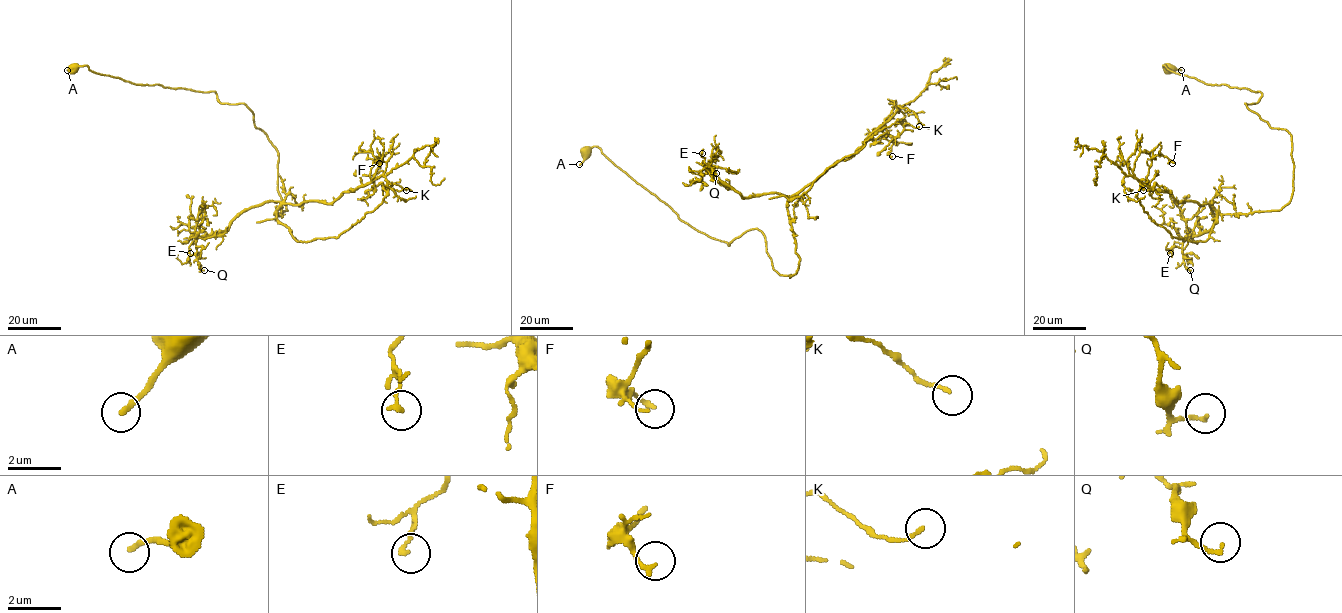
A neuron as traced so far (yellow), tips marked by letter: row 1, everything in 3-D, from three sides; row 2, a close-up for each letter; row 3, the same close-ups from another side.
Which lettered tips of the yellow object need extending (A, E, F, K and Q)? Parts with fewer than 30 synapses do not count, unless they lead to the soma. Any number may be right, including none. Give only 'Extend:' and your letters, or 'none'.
Extend: none

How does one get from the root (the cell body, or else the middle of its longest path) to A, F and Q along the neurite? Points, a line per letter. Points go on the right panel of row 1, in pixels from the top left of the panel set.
A: (1168, 67), (1170, 64), (1181, 70)
F: (1168, 67), (1262, 93), (1245, 104), (1291, 135), (1292, 196), (1177, 204), (1141, 182), (1172, 163)
Q: (1168, 67), (1259, 91), (1246, 105), (1291, 135), (1291, 200), (1211, 202), (1190, 270)

